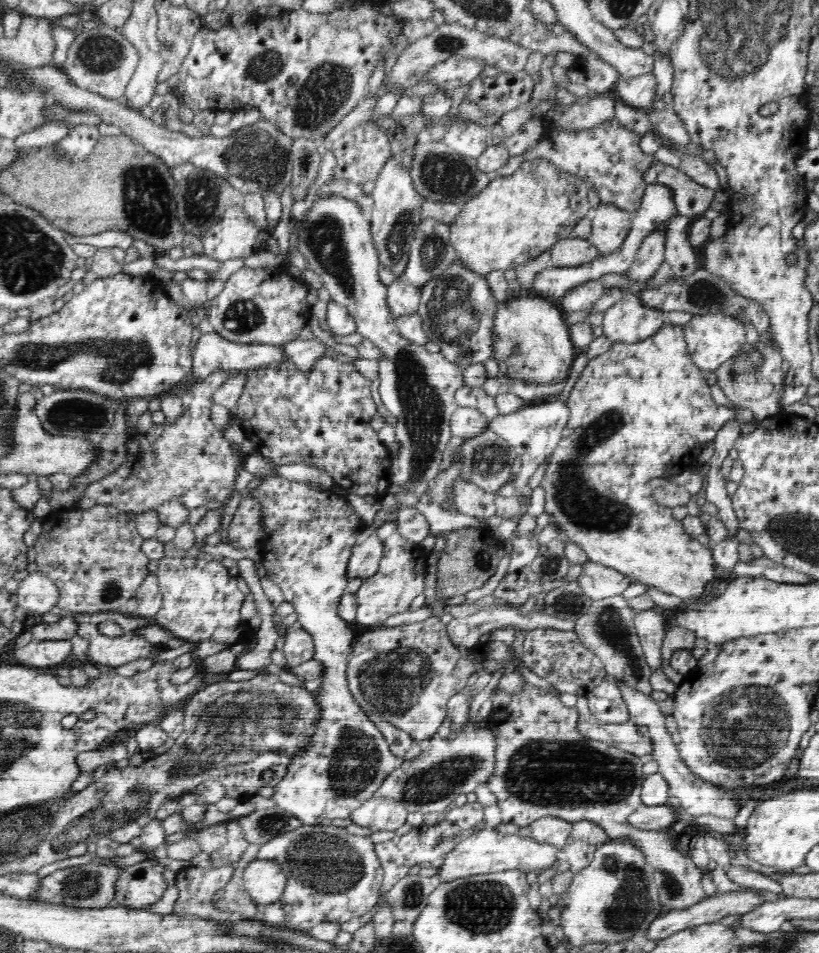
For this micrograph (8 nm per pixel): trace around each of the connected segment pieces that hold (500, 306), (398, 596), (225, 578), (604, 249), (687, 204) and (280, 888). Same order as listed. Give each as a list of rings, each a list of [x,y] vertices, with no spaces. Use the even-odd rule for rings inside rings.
[[[510,291],[510,297],[508,301],[505,303],[499,303],[496,304],[496,312],[495,312],[495,318],[494,318],[494,328],[492,328],[492,331],[494,331],[494,352],[492,352],[492,358],[496,359],[498,362],[502,362],[502,360],[505,362],[507,366],[507,376],[510,378],[520,378],[520,380],[523,380],[526,383],[535,383],[535,384],[558,384],[558,382],[562,382],[564,378],[567,378],[568,372],[570,372],[570,369],[572,368],[572,363],[574,362],[574,359],[578,356],[578,353],[576,352],[576,349],[574,348],[573,342],[569,339],[569,325],[565,320],[562,318],[562,313],[558,308],[556,307],[555,302],[550,301],[546,298],[542,298],[541,296],[536,296],[533,293],[527,292],[519,296],[518,299],[511,299],[511,291]],[[518,344],[519,349],[513,354],[510,355],[512,352],[512,348]]]
[[[388,521],[376,529],[382,534],[380,543],[384,547],[378,572],[363,579],[355,593],[356,599],[358,599],[355,623],[368,628],[368,630],[380,628],[391,615],[408,611],[414,598],[424,592],[428,551],[419,544],[406,541],[398,533],[396,527],[397,522]]]
[[[190,553],[182,557],[162,557],[155,571],[159,580],[159,587],[162,592],[162,608],[154,618],[154,624],[170,631],[170,634],[184,641],[190,641],[195,644],[204,641],[216,641],[218,643],[230,645],[242,645],[246,647],[248,638],[254,636],[254,632],[248,627],[248,621],[243,621],[240,617],[240,610],[245,599],[240,589],[236,576],[231,576],[228,569],[214,561],[210,557],[195,559]]]
[[[602,202],[591,211],[591,235],[588,239],[600,255],[610,254],[622,246],[630,232],[632,217],[630,211]]]
[[[655,160],[645,172],[643,181],[648,184],[665,184],[671,192],[672,200],[677,208],[678,215],[701,217],[710,208],[714,200],[714,188],[706,188],[694,182],[680,169]]]
[[[256,858],[243,870],[246,890],[256,905],[276,902],[284,892],[287,877],[276,861],[266,859]]]

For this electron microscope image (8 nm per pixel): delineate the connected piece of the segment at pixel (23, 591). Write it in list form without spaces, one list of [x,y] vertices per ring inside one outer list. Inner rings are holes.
[[[32,570],[21,580],[16,592],[18,605],[29,614],[44,615],[57,606],[59,590],[49,576]]]

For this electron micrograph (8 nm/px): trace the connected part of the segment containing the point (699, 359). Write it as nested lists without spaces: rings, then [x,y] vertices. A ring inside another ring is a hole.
[[[710,312],[704,316],[693,317],[682,327],[691,359],[704,373],[720,368],[726,360],[739,355],[747,345],[745,325],[724,312]]]

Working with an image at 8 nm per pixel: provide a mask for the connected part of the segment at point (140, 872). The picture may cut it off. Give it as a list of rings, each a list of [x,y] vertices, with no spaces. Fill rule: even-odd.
[[[152,857],[122,869],[115,880],[114,906],[133,909],[148,908],[162,898],[166,883],[162,873],[154,867],[158,864]]]

